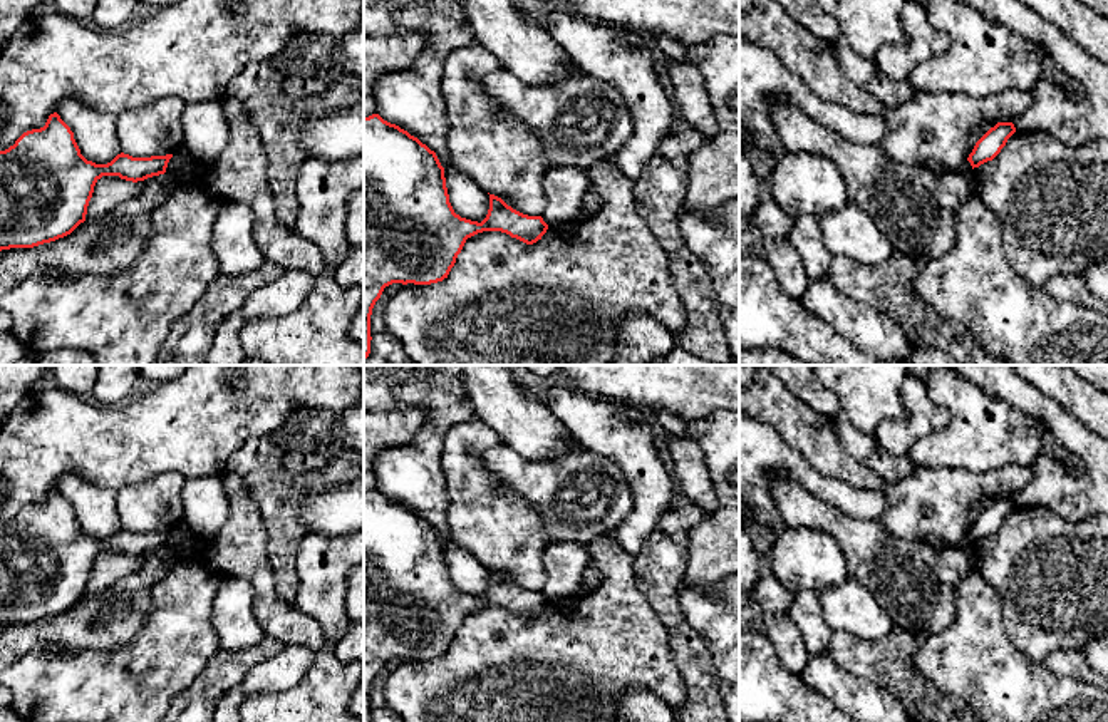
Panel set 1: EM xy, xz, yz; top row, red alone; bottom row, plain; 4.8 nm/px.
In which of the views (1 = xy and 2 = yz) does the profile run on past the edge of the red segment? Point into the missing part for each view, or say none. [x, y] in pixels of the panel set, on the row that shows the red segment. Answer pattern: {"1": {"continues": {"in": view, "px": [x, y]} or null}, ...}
{"1": {"continues": null}, "2": {"continues": null}}

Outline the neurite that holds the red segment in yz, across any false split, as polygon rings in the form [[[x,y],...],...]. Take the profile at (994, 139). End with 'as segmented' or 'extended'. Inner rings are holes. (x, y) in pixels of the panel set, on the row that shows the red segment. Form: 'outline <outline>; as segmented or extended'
outline [[[997,122],[991,127],[974,146],[972,152],[969,154],[967,161],[971,162],[972,169],[979,168],[981,164],[992,161],[1001,149],[1006,146],[1007,139],[1016,132],[1012,122]]]; as segmented

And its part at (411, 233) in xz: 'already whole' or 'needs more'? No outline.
already whole

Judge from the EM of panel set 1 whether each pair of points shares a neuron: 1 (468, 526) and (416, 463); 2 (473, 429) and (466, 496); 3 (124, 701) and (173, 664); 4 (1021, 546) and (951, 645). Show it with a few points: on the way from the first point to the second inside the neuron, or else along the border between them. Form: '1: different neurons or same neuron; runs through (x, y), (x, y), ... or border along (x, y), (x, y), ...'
1: different neurons; border along (440, 466), (448, 498), (448, 528), (460, 543)
2: same neuron; runs through (463, 446), (461, 464), (466, 479)
3: same neuron; runs through (136, 689), (161, 667)
4: different neurons; border along (973, 568), (996, 590), (1003, 603), (1003, 624)

